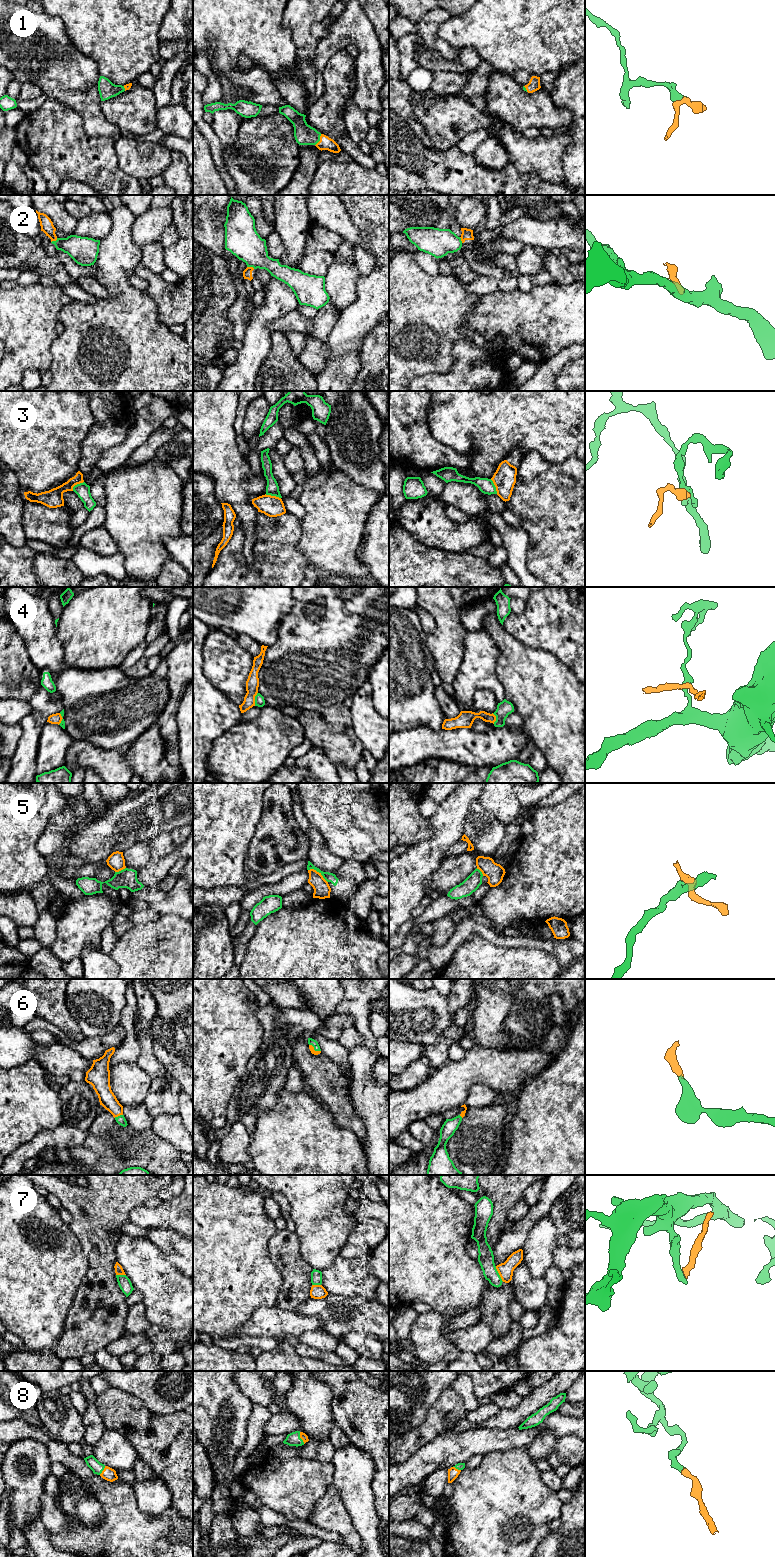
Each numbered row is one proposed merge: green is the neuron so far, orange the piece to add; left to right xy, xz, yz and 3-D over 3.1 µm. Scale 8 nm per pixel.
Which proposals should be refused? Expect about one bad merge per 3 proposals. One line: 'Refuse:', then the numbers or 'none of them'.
Refuse: 2, 3, 4, 5, 7

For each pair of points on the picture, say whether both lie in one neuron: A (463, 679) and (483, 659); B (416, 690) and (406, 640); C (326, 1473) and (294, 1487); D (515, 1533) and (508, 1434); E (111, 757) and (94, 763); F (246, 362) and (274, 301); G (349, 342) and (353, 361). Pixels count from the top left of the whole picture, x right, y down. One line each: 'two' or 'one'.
A: one
B: one
C: one
D: two
E: one
F: one
G: two

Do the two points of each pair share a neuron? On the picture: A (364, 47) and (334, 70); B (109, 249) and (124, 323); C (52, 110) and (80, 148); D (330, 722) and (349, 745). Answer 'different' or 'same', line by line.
A: different
B: same
C: same
D: same

